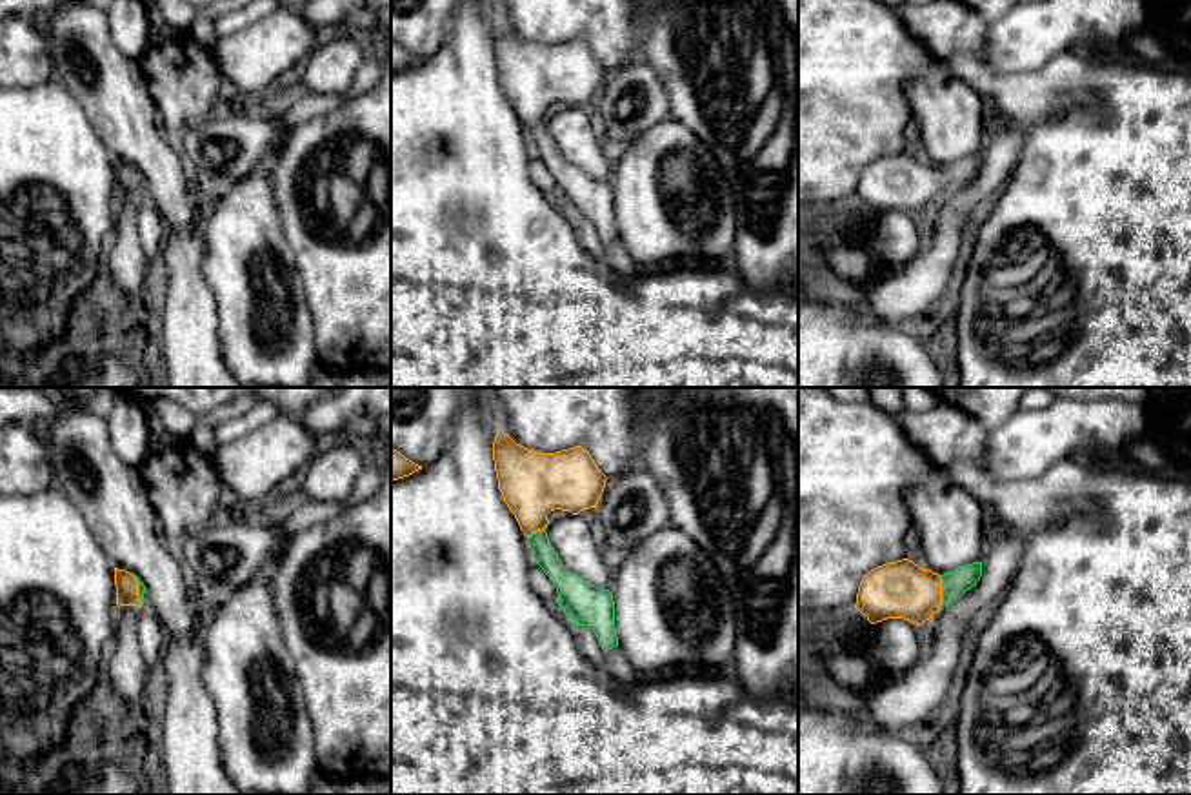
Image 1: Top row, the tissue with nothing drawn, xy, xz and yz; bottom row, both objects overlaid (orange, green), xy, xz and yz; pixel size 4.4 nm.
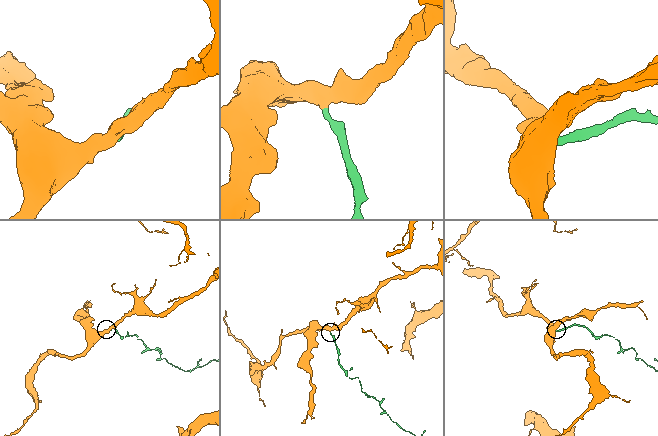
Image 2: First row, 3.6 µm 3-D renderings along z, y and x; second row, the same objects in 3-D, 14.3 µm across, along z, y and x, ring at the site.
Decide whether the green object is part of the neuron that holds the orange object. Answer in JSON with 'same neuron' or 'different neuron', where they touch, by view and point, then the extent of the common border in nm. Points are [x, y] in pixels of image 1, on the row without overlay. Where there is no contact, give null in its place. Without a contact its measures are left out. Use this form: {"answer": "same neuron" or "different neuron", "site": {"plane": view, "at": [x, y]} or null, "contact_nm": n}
{"answer": "same neuron", "site": {"plane": "yz", "at": [940, 182]}, "contact_nm": 130}

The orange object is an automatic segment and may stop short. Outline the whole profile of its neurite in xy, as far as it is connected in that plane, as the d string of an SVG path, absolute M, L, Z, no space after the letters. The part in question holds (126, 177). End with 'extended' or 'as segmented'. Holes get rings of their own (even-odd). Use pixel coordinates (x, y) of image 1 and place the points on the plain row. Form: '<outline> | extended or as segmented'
M115 160L115 178L116 178L116 198L144 198L144 186L145 186L145 178L144 175L125 164L125 162L118 162Z | extended

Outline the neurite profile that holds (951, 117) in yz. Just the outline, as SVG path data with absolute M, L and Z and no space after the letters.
M944 60L907 84L906 96L933 166L944 167L982 153L989 133L982 98L976 89L953 76Z

